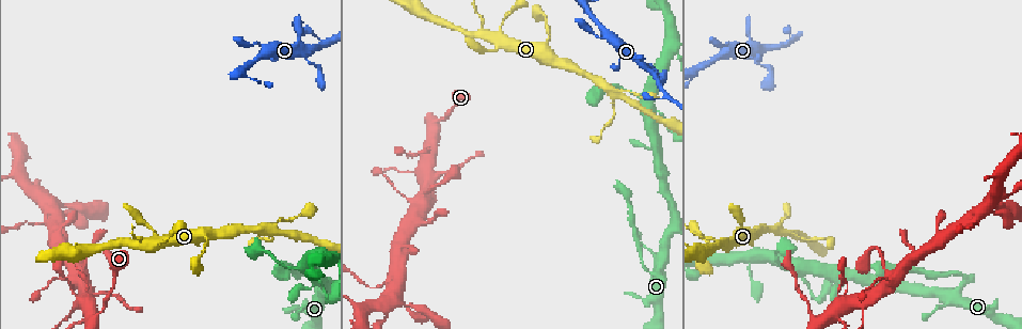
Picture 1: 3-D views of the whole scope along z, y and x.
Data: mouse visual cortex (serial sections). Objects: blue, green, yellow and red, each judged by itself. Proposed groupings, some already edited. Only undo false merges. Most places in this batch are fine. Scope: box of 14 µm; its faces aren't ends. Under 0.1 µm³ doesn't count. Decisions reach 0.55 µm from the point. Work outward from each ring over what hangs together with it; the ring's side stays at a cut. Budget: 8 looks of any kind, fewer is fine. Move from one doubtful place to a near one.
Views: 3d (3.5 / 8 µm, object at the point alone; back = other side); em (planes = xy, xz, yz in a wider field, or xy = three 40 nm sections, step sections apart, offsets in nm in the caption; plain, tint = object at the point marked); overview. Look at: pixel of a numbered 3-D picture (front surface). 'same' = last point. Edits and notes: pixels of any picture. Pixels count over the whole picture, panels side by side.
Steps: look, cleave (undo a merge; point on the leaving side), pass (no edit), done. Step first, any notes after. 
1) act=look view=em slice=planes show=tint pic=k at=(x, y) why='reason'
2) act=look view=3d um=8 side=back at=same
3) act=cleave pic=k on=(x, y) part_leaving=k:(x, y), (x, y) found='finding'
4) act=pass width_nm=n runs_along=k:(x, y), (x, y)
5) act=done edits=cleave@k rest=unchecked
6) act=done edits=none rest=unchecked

act=look view=3d um=3.5 pic=1 at=(857, 297) why='abrupt turn'

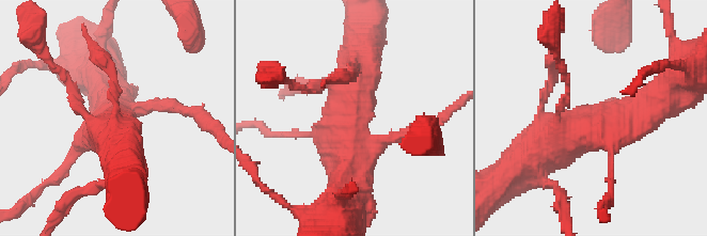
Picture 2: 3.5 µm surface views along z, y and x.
act=look view=em slice=xy step=1 show=tint pic=2 at=(347, 125) why='now the EM'

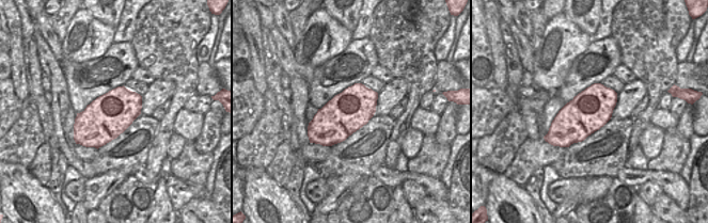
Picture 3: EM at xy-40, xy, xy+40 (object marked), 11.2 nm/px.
act=pass runs_along=2:(527, 160), (650, 105) found='continuous, no second cell'

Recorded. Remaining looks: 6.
act=look view=3d um=3.5 side=back pic=1 at=(785, 45) why='sharp bend'

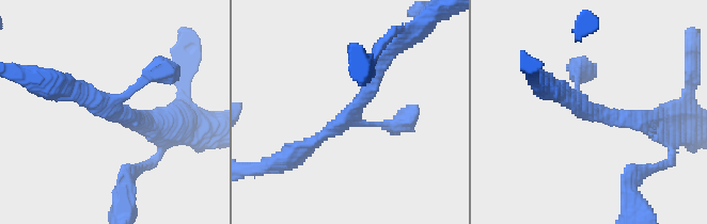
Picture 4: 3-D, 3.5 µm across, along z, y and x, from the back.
act=look view=em slice=xy step=5 show=tint pic=4 at=(588, 111)

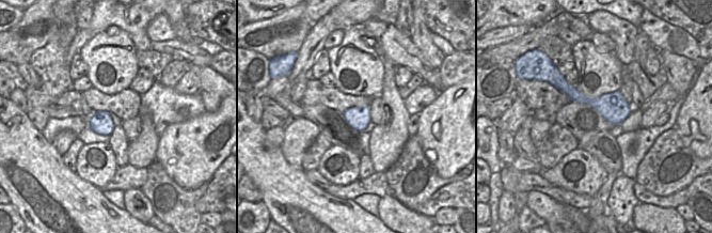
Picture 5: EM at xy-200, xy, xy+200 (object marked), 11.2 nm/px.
act=pass runs_along=4:(646, 120), (588, 110), (578, 96), (581, 70) found='one cell here'

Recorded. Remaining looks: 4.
act=look view=3d um=3.5 pic=1 at=(636, 96)

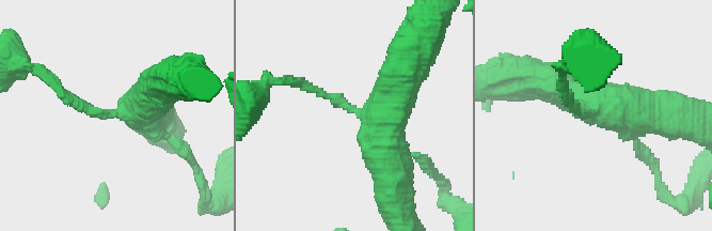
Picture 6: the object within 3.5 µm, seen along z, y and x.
act=look view=em slice=xy step=1 show=plain pic=6 at=(122, 115) arms=4 arm_widths_nm=150,150,500,600

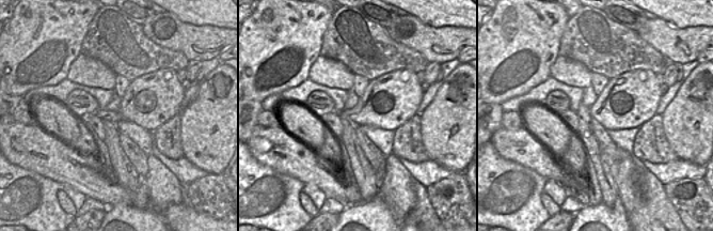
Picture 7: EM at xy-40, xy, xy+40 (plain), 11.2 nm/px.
act=look view=em slice=xy step=1 show=tint at=same why='where the object lies'

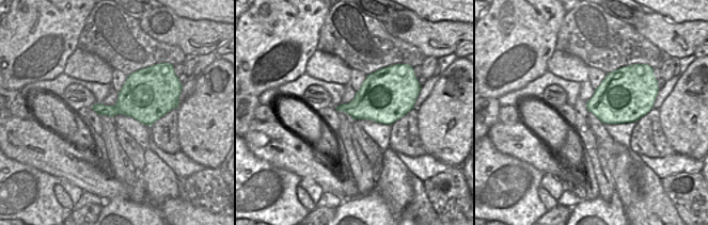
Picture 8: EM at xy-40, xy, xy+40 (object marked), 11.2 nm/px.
act=pass runs_along=6:(669, 114), (601, 104), (543, 81) found='continuous, no second cell'

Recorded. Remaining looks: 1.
act=done edits=none rest=unchecked

